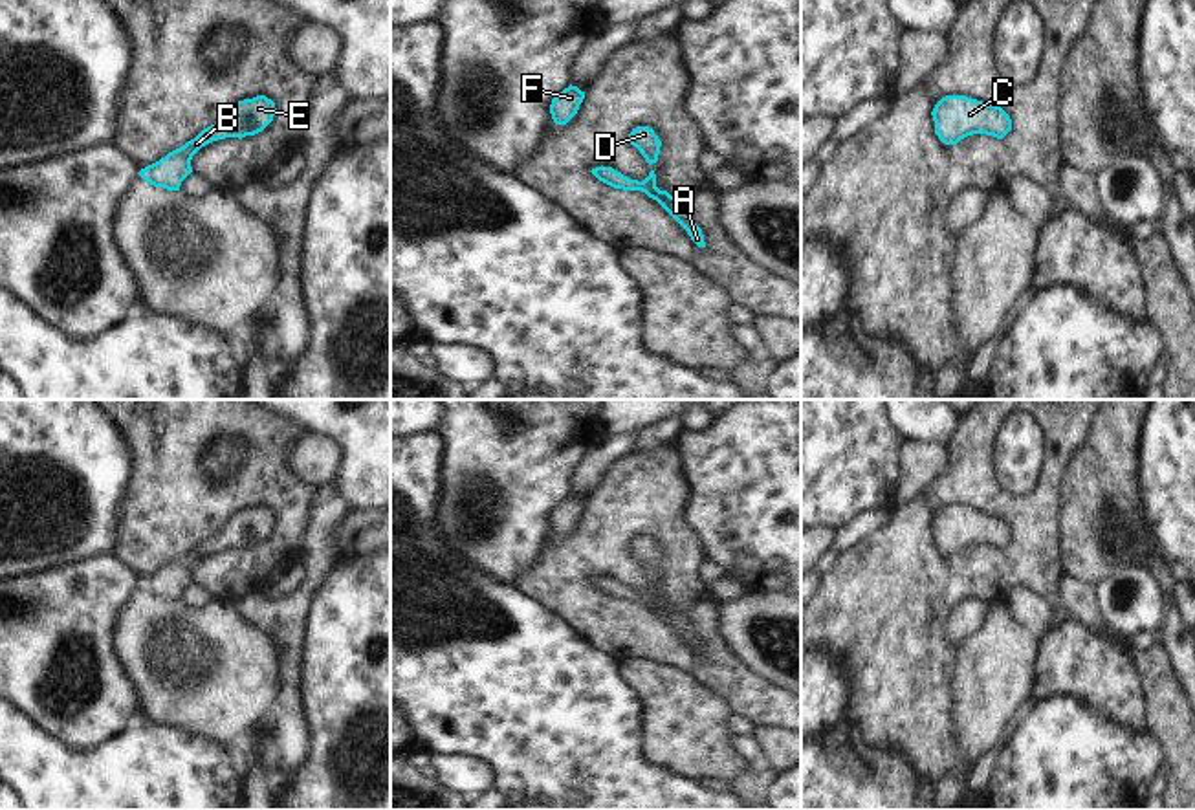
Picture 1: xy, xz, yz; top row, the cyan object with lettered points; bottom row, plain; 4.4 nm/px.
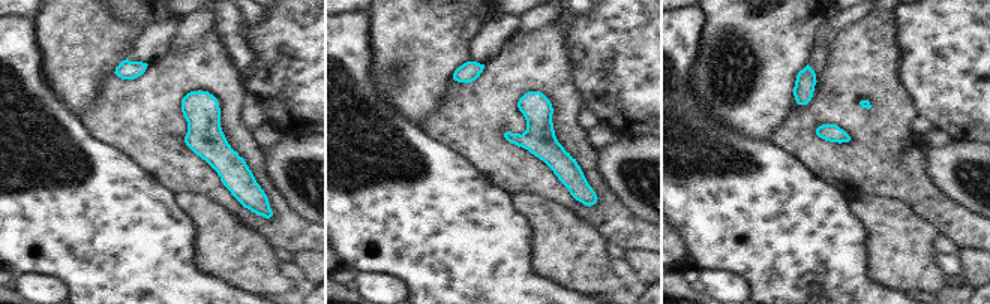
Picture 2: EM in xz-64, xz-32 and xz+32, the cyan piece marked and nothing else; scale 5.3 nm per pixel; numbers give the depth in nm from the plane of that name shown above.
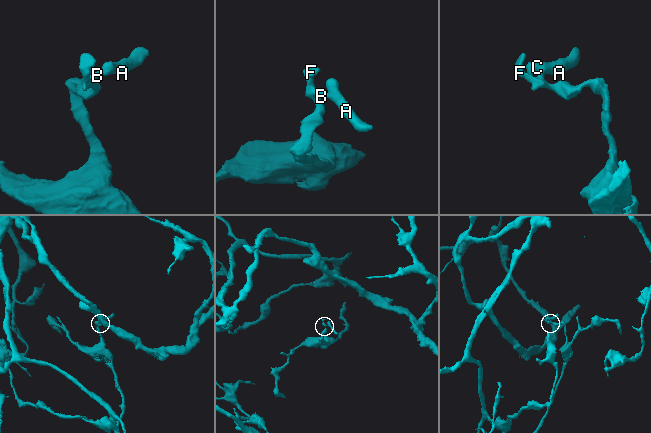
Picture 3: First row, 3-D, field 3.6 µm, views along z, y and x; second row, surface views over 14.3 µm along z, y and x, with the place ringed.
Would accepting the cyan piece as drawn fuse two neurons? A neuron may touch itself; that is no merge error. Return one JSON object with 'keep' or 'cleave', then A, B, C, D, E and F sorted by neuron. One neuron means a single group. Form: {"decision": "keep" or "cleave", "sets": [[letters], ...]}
{"decision": "keep", "sets": [["A", "B", "C", "D", "E", "F"]]}

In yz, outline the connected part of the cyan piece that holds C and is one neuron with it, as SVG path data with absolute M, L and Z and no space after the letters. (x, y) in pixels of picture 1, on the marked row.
M966 95L942 97L933 112L935 134L946 145L957 145L973 134L1003 139L1012 130L1010 115L995 104Z

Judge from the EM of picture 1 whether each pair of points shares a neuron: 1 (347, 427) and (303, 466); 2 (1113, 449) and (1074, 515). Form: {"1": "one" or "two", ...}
{"1": "two", "2": "one"}

